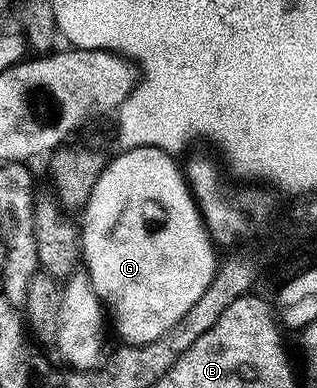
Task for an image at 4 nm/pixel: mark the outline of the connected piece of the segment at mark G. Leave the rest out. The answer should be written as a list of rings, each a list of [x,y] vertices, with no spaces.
[[[150,146],[121,150],[108,159],[83,209],[85,226],[80,227],[83,260],[91,266],[89,275],[111,315],[112,329],[113,326],[117,329],[126,346],[151,344],[151,340],[159,340],[159,336],[175,328],[217,275],[218,247],[203,211],[193,198],[184,169],[177,162],[166,150]]]

